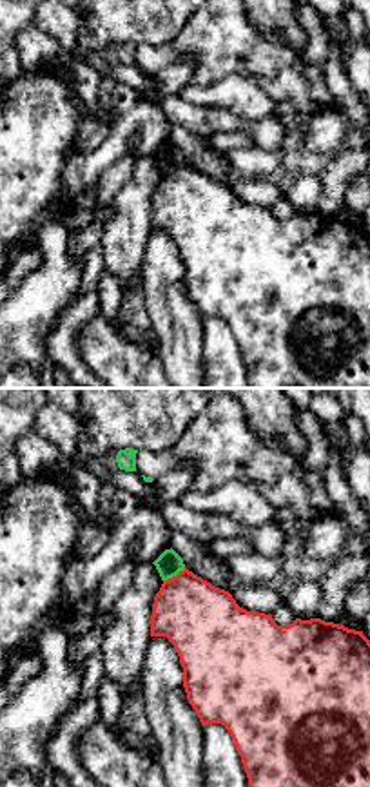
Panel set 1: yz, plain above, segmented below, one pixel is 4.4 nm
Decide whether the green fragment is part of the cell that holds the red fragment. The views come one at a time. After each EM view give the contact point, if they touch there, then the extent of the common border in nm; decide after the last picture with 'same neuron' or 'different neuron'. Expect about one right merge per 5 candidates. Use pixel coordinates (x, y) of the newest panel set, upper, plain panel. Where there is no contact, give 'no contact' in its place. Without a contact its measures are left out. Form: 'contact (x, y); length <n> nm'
contact (176, 169); length 120 nm

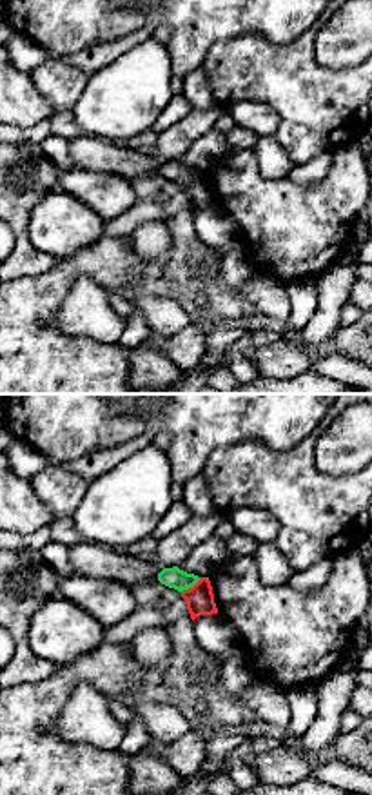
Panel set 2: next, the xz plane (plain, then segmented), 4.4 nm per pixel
contact (189, 182); length 120 nm

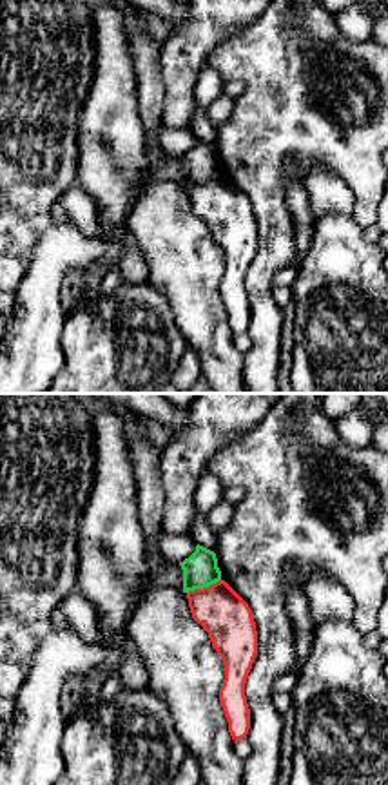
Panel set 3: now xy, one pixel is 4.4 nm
contact (203, 182); length 170 nm

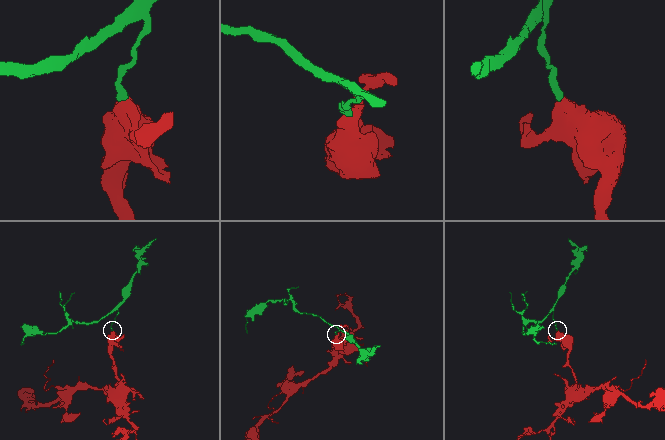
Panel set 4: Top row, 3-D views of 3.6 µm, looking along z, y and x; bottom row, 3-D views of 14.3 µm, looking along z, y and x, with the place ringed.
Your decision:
different neuron

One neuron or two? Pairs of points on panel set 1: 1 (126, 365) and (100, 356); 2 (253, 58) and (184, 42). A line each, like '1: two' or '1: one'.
1: one
2: one

